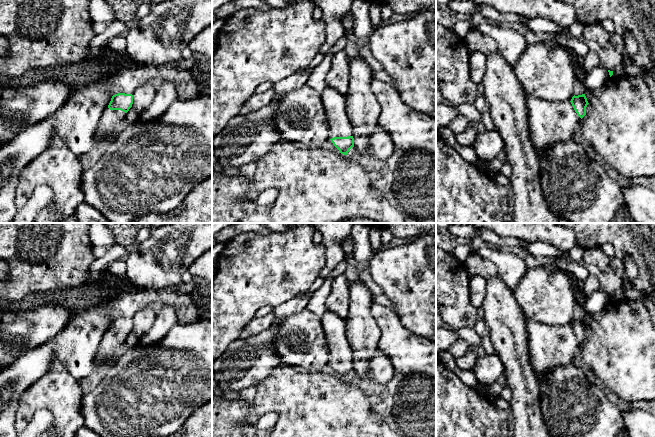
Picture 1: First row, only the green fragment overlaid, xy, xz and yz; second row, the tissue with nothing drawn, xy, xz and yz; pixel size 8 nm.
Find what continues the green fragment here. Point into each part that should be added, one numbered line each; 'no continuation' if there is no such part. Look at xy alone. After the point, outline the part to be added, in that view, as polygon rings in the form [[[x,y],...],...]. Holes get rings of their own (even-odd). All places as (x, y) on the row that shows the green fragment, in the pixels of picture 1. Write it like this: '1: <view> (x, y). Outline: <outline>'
1: xy (111, 122). Outline: [[[107,107],[99,120],[94,144],[106,145],[125,126],[126,113],[121,110],[110,110]]]

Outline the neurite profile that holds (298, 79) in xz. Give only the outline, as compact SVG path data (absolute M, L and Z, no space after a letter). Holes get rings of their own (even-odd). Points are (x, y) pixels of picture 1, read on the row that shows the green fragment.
M309 67L299 70L285 79L275 83L275 95L280 97L286 93L295 91L303 87L309 78Z

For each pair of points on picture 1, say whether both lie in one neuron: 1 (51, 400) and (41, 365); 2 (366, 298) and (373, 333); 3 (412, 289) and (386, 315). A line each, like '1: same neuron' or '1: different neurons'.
1: different neurons
2: same neuron
3: different neurons

